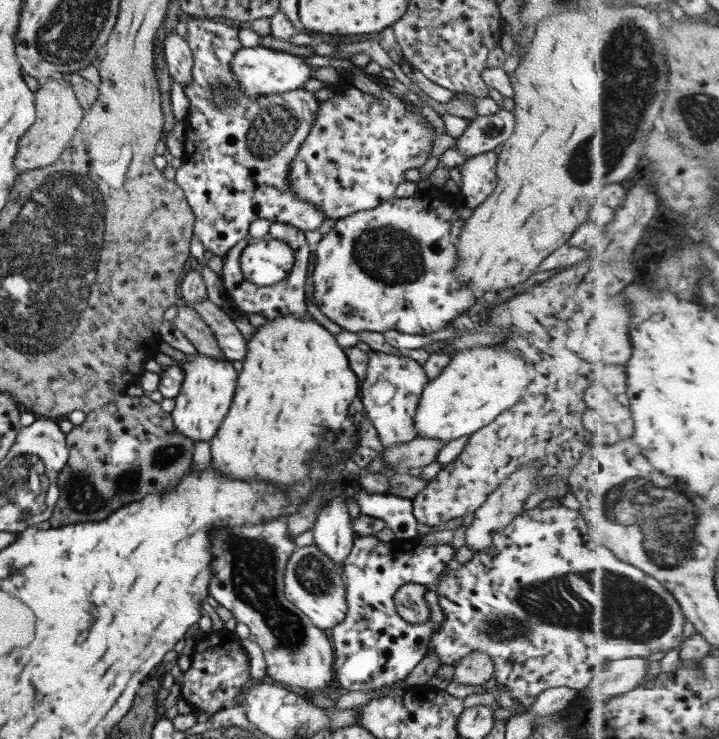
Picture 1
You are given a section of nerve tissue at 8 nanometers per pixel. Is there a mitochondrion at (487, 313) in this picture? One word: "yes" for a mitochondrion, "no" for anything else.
no

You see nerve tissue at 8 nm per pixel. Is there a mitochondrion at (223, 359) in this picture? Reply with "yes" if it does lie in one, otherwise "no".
no

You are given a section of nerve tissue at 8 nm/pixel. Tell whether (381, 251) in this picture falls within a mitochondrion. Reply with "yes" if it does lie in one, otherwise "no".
yes

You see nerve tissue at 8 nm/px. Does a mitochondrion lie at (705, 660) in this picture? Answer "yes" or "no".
no

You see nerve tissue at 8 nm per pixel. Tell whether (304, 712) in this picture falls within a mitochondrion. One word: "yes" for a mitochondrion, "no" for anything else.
no

